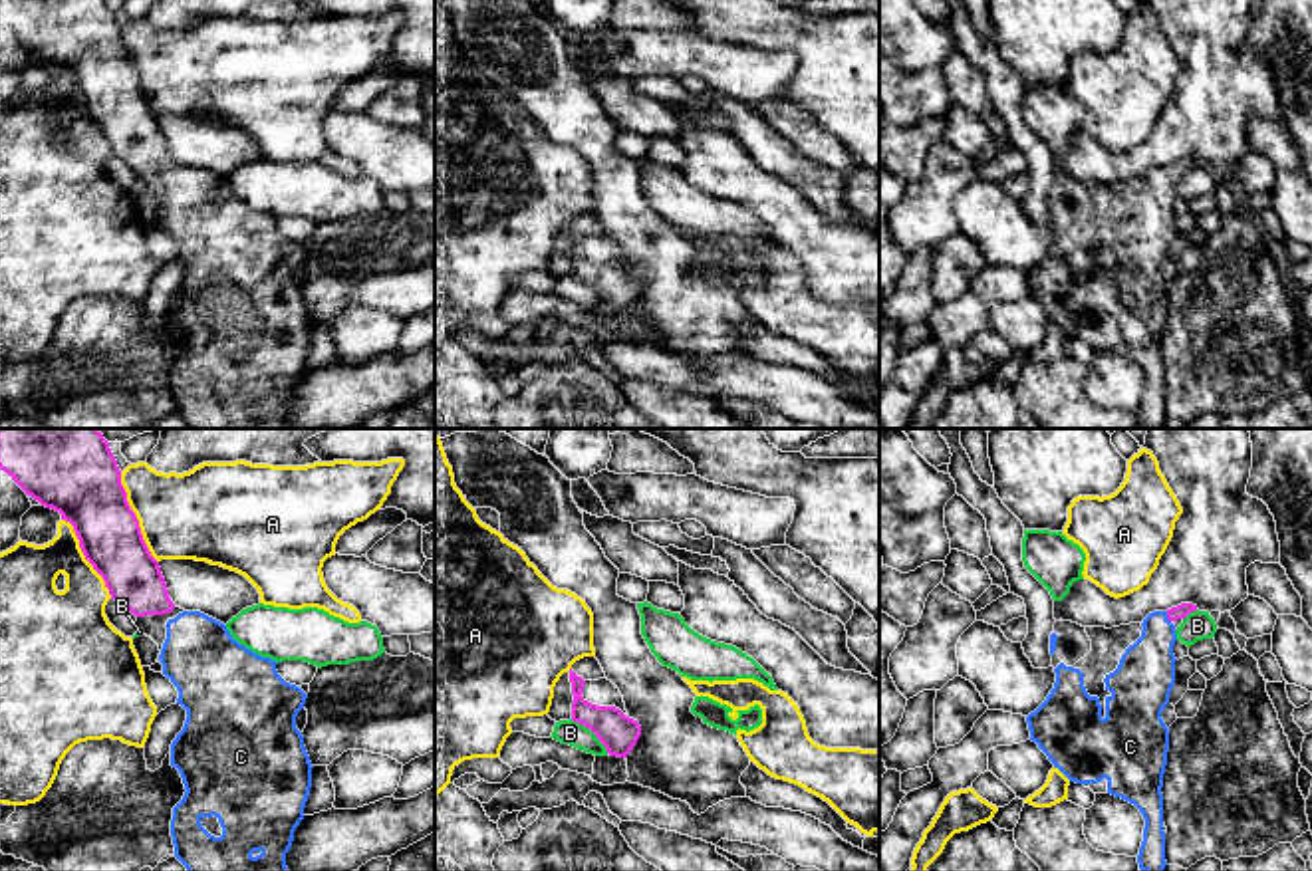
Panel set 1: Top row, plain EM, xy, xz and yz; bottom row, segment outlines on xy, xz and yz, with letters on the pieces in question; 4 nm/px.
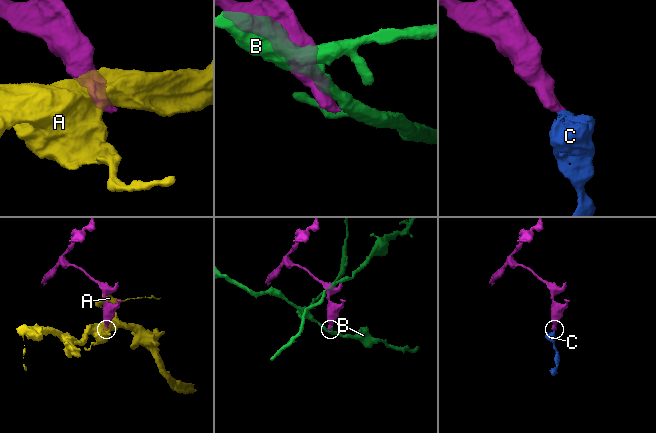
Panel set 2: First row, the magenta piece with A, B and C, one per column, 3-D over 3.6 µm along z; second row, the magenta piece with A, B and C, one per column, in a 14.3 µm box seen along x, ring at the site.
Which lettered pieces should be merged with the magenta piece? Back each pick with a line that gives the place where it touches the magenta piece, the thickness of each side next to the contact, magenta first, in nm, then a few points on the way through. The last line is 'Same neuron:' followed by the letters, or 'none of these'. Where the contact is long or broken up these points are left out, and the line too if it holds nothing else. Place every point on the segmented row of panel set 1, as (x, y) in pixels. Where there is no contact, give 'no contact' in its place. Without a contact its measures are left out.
C: yz (1168, 618) | 60/240 nm | across yz (1183, 610), (1168, 618), (1158, 627), (1146, 673)
Same neuron: C

